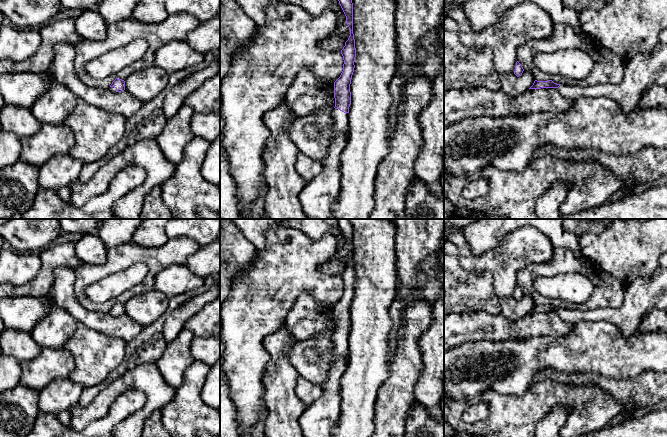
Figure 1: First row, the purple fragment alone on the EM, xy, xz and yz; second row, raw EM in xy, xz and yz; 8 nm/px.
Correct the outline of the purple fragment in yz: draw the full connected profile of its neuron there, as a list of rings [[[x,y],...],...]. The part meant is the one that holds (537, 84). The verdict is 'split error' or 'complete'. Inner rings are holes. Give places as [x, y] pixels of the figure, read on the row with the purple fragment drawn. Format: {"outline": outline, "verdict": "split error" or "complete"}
{"outline": [[[667,28],[661,32],[660,42],[651,53],[638,53],[626,64],[620,84],[579,86],[535,80],[529,89],[556,88],[562,96],[572,100],[582,96],[605,96],[616,101],[628,114],[640,108],[642,93],[655,85],[667,85]]], "verdict": "split error"}

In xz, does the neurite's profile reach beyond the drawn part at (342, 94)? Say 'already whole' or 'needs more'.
needs more

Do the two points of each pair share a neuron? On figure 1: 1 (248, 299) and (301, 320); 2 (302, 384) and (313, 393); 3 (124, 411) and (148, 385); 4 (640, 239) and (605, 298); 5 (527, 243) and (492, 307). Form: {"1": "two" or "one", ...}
{"1": "two", "2": "one", "3": "two", "4": "two", "5": "two"}

